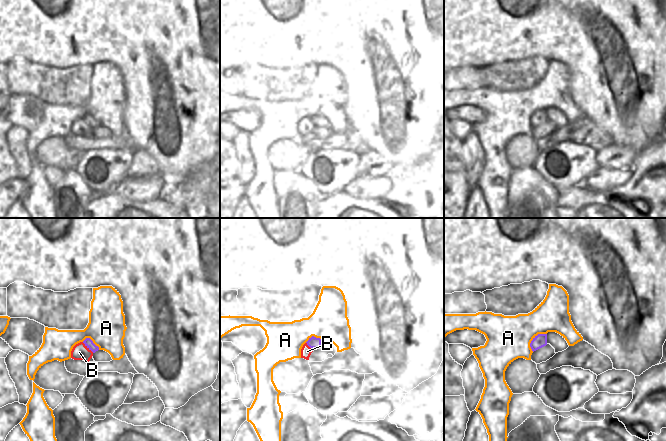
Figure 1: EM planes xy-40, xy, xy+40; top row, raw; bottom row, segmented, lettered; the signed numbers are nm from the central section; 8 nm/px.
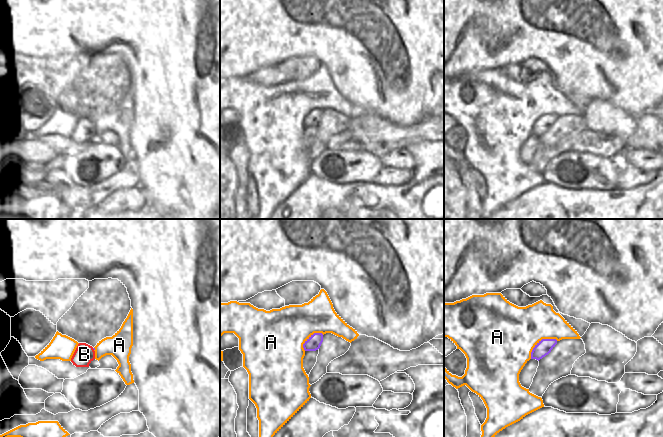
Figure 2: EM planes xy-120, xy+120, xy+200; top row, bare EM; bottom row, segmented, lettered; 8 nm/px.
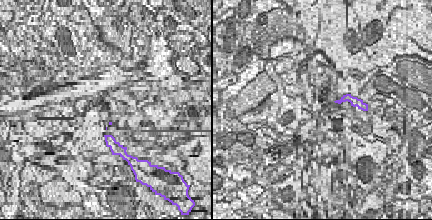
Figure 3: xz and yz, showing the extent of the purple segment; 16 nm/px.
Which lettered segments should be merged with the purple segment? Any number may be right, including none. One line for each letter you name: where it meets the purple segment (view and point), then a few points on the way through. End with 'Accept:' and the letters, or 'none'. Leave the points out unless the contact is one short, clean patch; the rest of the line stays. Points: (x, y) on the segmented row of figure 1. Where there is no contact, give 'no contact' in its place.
B: meets purple in xy-40 at (88, 347); runs through xy-40 (88, 342), (88, 347), (79, 352)
Accept: B

